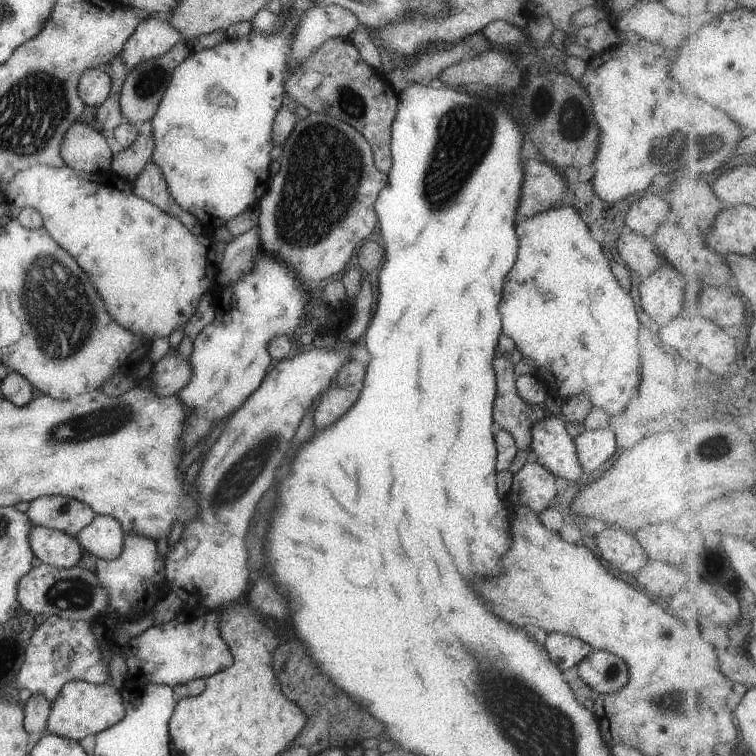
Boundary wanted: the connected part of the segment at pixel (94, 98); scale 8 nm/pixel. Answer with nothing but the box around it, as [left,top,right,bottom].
[76,69,111,106]

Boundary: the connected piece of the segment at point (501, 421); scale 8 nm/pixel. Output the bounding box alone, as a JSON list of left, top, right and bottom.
[492,355,547,451]

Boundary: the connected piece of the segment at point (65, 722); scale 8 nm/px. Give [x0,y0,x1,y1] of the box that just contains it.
[46,680,124,741]

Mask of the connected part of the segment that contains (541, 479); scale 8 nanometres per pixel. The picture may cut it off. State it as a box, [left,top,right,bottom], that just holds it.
[511,462,557,513]

